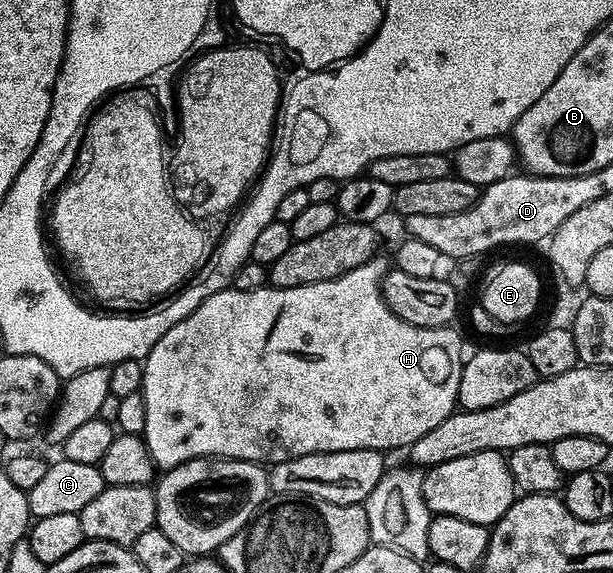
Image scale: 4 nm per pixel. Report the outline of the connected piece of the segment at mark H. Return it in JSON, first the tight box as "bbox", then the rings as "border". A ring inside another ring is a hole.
{"bbox":[141,255,465,470],"border":[[[376,255],[363,266],[325,282],[309,283],[288,289],[264,287],[257,291],[237,291],[233,287],[228,287],[219,293],[209,295],[200,302],[193,315],[181,319],[177,327],[165,331],[165,335],[161,335],[161,339],[157,339],[157,343],[151,346],[149,355],[143,361],[141,390],[145,403],[145,427],[141,436],[143,442],[147,444],[147,450],[156,470],[175,469],[195,457],[274,463],[310,453],[329,451],[353,451],[372,447],[406,450],[414,441],[421,439],[421,435],[433,431],[433,427],[437,427],[441,419],[456,412],[461,371],[465,360],[463,341],[459,338],[455,327],[426,329],[405,323],[405,319],[393,315],[391,308],[383,302],[381,284],[388,268],[388,258],[386,261],[383,255]]]}

